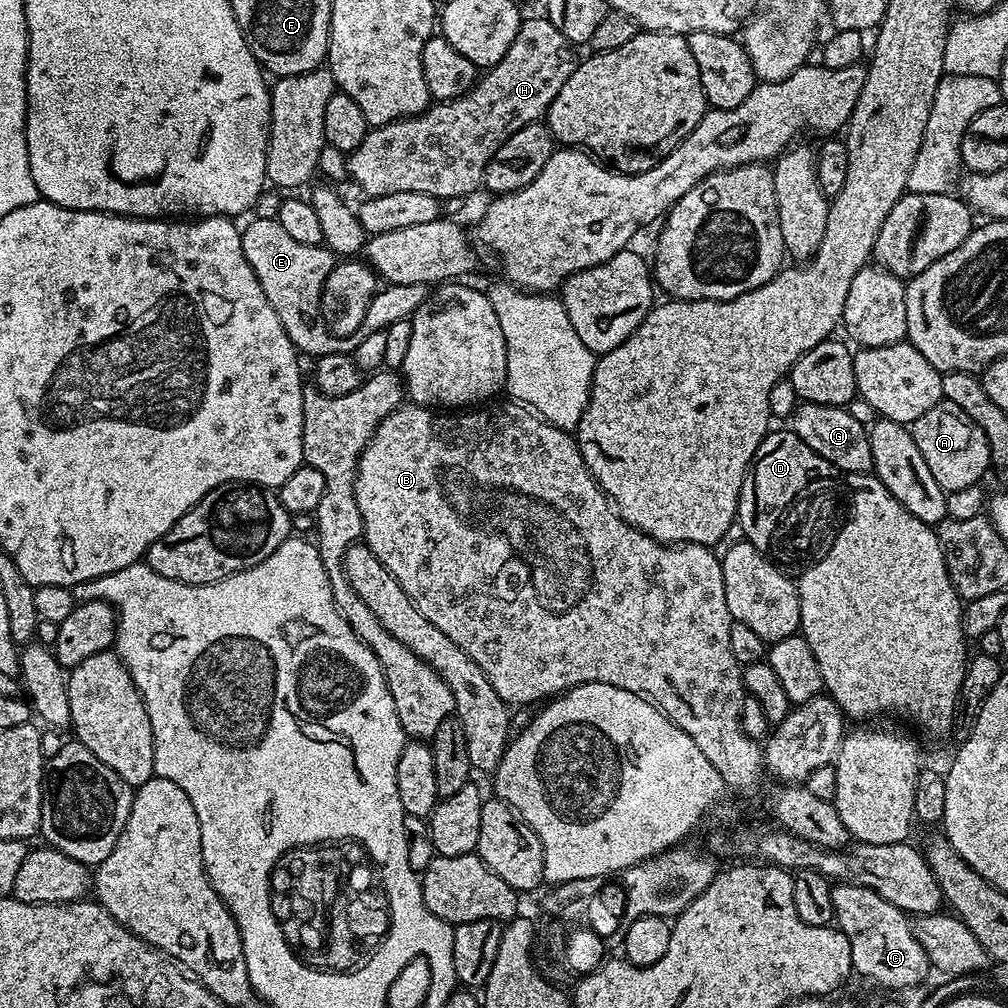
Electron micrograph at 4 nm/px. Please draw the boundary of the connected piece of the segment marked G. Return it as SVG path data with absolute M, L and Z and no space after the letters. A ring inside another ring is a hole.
M797 403L790 417L790 431L798 434L798 438L802 438L802 442L806 442L806 446L810 446L810 450L814 450L822 458L826 458L826 462L830 462L837 473L872 472L874 454L870 450L869 429L862 422L858 422L858 418L854 418L854 414L850 414L847 407Z

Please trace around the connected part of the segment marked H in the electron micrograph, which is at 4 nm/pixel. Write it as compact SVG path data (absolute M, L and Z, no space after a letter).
M547 15L532 16L521 19L520 29L514 38L514 42L510 42L510 50L506 50L506 54L502 58L502 62L498 62L492 68L487 69L477 79L476 85L473 86L471 92L464 96L456 96L453 100L442 100L433 103L425 112L418 113L417 116L408 116L404 120L395 120L389 124L384 124L380 128L372 128L366 134L366 138L362 142L362 146L358 146L347 157L348 176L358 187L364 191L365 197L371 198L381 196L382 194L398 194L399 192L409 192L410 190L418 190L422 194L430 194L437 198L465 198L477 187L478 189L484 183L484 167L490 162L490 158L494 158L494 154L498 154L498 150L502 146L502 142L506 142L506 138L510 138L510 134L518 134L518 130L522 130L522 126L527 124L535 124L547 113L549 106L554 102L554 98L558 98L558 90L562 90L562 86L566 86L566 82L570 78L570 74L576 69L578 56L575 56L573 45L569 44L568 39L560 33L558 26L554 26L554 22L550 22Z

